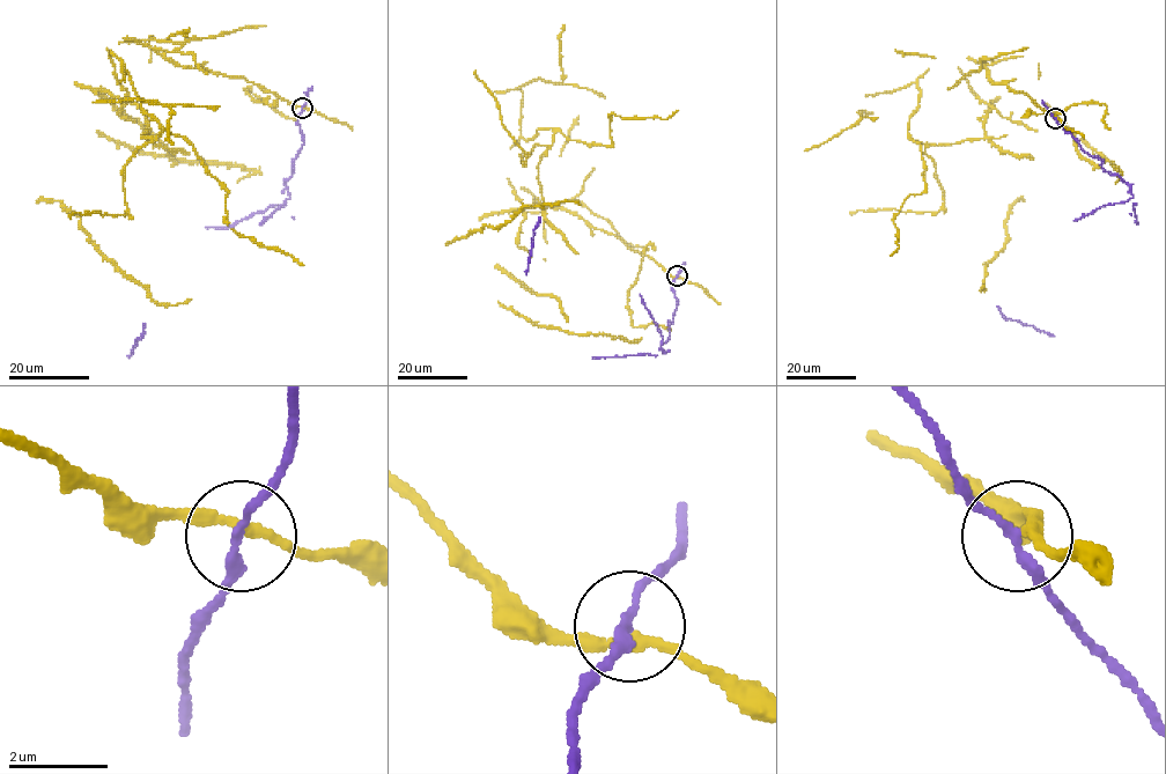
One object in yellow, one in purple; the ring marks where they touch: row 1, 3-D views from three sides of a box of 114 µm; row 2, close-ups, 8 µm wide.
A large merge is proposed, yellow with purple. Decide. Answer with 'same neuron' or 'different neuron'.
different neuron

